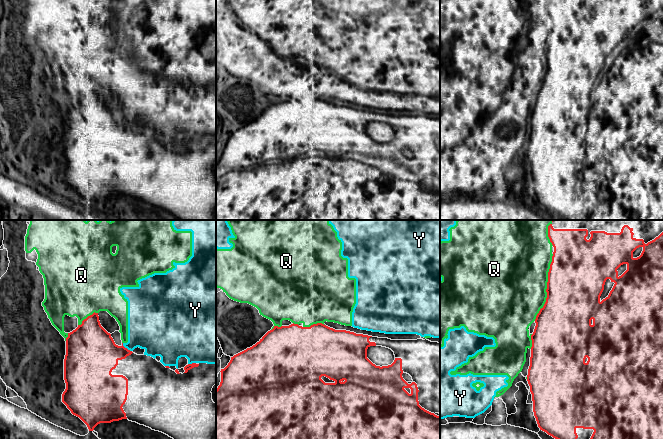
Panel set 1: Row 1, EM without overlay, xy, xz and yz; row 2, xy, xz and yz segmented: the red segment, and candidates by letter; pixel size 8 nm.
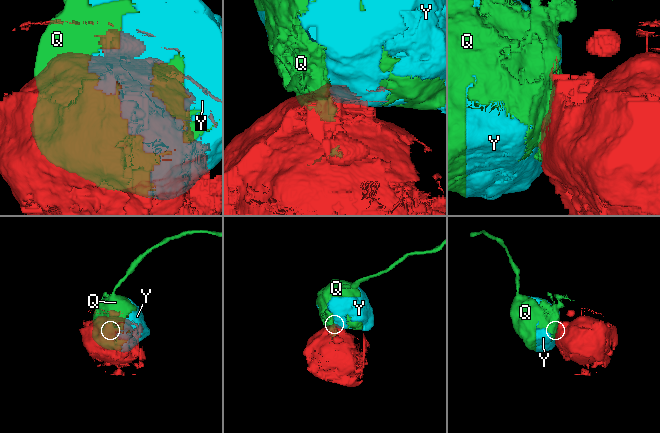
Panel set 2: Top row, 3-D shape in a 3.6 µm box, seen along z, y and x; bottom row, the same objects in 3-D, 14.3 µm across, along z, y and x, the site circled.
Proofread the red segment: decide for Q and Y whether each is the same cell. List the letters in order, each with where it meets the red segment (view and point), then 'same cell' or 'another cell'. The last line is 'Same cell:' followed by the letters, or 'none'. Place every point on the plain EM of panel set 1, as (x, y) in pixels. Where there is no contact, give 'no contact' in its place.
Q: meets red in yz at (547, 63); another cell
Y: meets red in xy at (126, 124); another cell
Same cell: none

